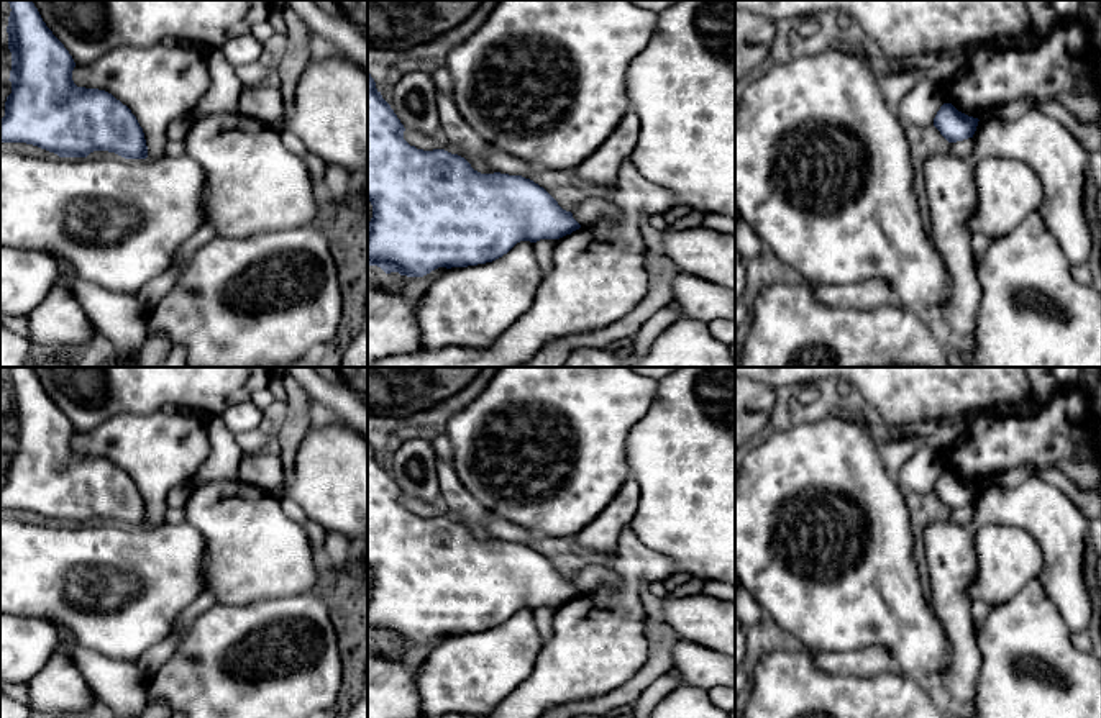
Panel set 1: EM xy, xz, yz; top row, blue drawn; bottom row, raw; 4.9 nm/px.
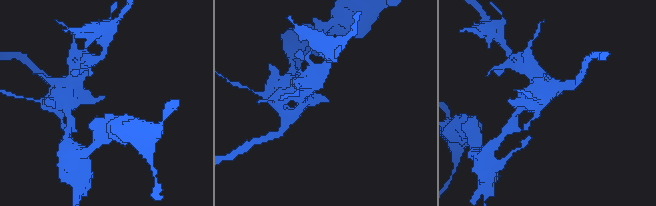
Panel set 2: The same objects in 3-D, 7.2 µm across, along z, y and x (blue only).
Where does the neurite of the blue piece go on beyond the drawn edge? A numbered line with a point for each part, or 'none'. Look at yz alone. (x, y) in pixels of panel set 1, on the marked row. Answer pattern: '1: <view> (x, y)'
none

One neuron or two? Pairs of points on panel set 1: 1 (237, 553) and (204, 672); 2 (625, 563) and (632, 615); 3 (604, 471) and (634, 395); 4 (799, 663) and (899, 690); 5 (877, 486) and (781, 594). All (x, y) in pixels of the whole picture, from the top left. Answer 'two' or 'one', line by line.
1: two
2: one
3: one
4: one
5: one

